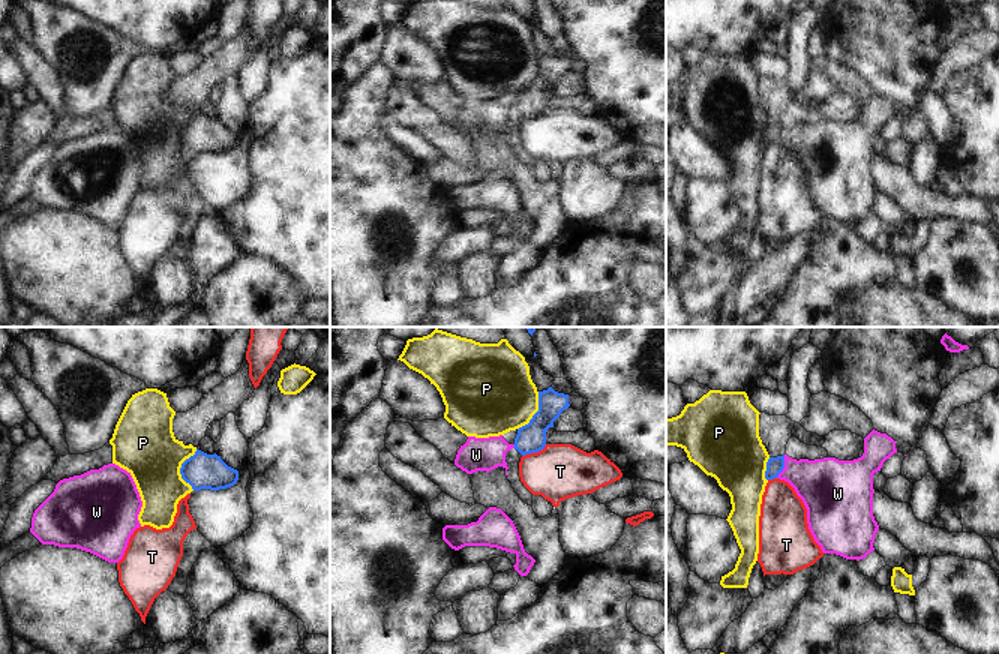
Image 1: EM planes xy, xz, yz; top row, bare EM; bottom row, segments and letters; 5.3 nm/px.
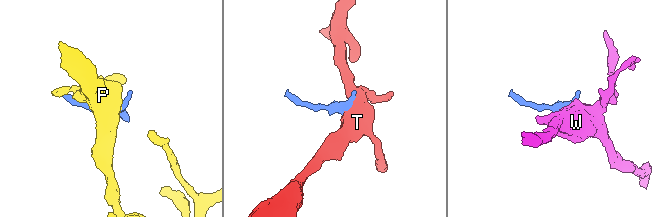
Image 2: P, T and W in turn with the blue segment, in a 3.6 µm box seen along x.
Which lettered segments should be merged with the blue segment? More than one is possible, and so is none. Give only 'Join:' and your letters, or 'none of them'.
Join: none of them.

